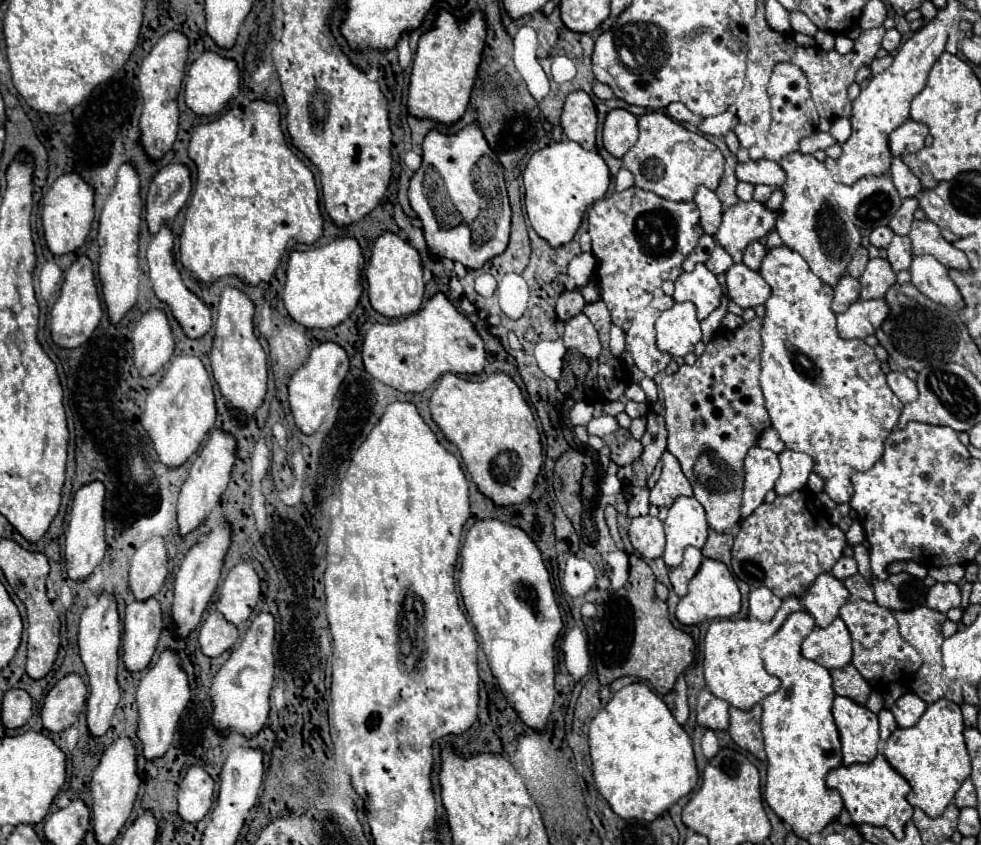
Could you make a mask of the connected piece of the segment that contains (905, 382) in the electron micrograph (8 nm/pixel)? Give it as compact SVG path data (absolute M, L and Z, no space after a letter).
M899 371L887 373L887 385L891 387L891 391L893 391L903 403L911 403L911 401L915 401L917 395L919 395L917 385L915 385L905 373L899 373Z

